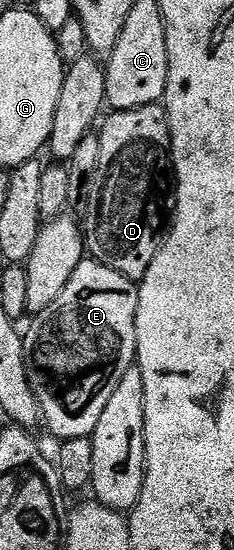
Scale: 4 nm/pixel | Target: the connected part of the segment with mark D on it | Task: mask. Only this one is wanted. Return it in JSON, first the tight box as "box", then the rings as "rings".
{"box":[84,104,176,283],"rings":[[[161,104],[119,109],[109,115],[110,118],[107,116],[101,122],[102,130],[97,134],[100,139],[100,185],[95,203],[84,214],[84,240],[93,260],[112,267],[112,271],[120,271],[120,275],[138,283],[148,267],[152,267],[152,259],[156,259],[174,220],[176,182],[170,155],[170,124]]]}

